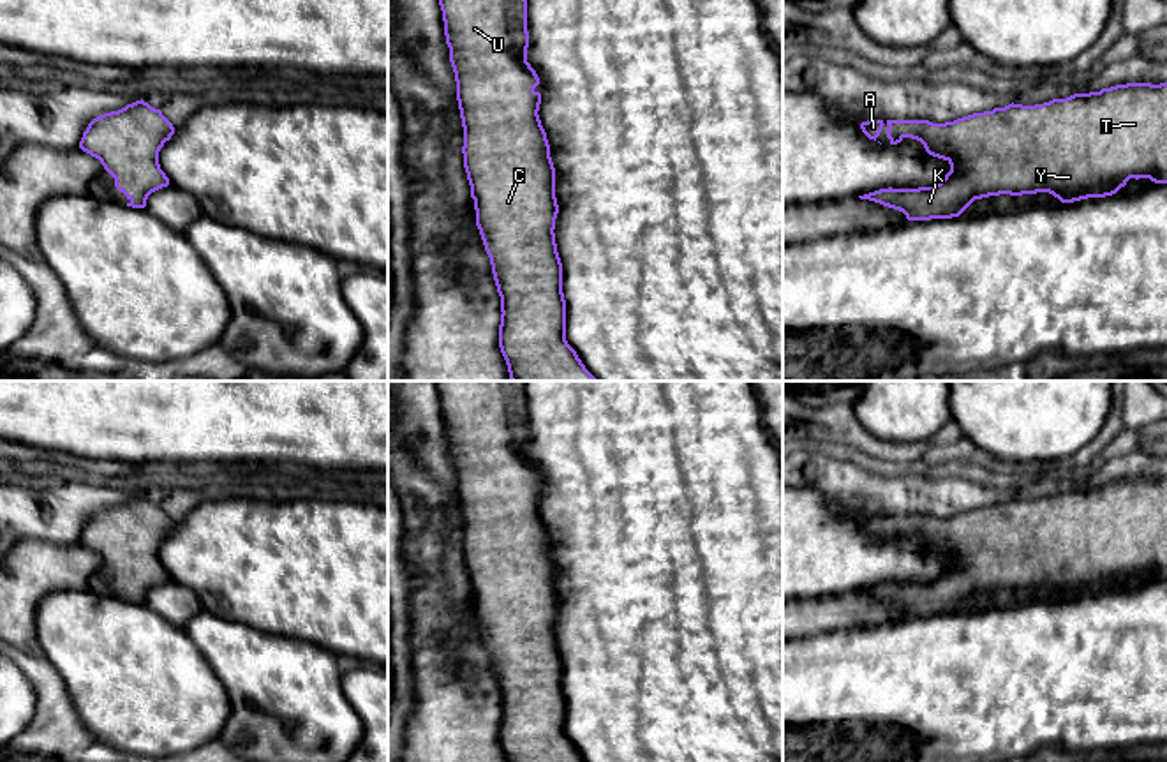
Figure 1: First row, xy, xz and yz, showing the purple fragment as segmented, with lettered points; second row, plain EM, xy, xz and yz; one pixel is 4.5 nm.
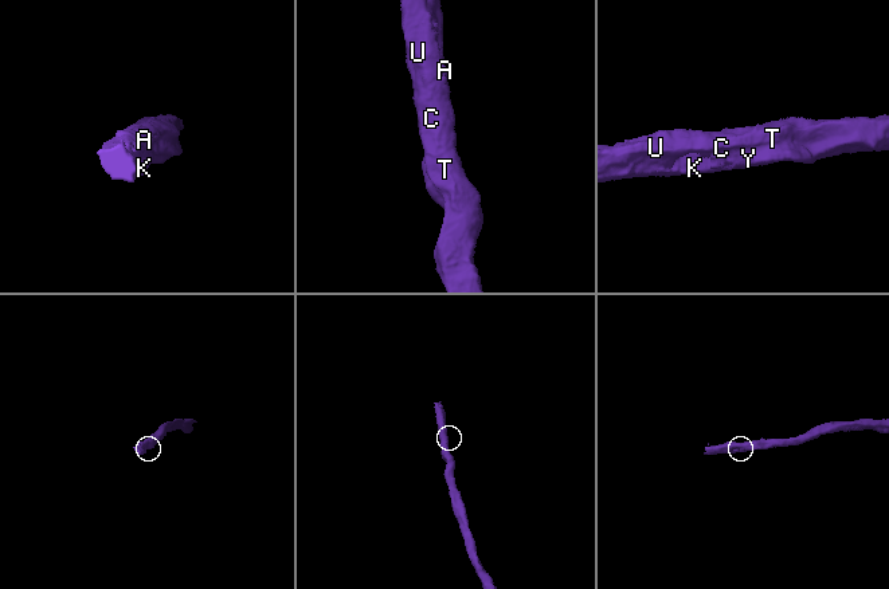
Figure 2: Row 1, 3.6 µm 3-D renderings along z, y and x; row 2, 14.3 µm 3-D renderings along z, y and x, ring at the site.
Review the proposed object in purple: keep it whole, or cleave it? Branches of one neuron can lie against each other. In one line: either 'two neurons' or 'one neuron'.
one neuron

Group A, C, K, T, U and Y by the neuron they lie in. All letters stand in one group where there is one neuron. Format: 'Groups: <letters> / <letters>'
Groups: A C K T U Y

